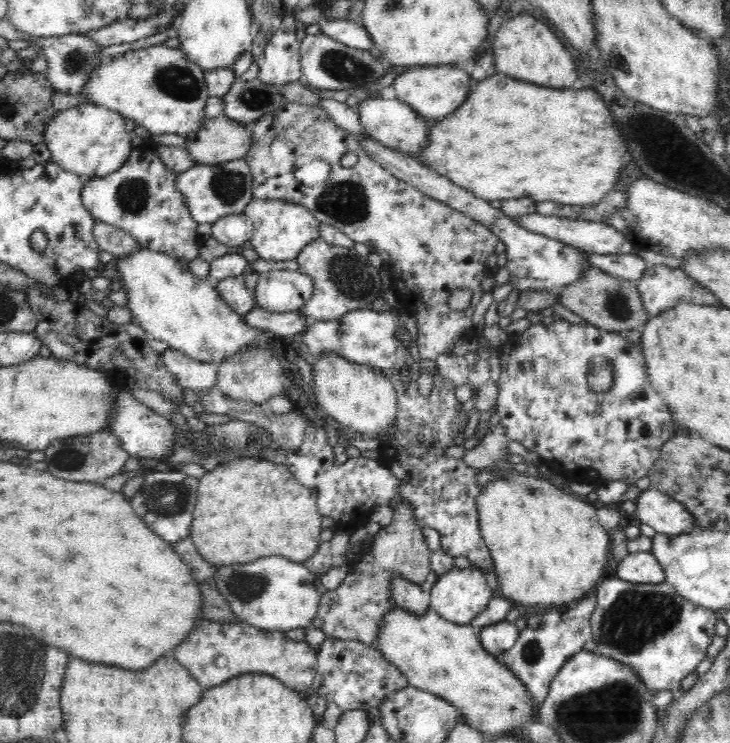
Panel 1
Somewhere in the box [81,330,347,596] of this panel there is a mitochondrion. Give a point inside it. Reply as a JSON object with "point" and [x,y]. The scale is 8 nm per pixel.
{"point":[169,498]}

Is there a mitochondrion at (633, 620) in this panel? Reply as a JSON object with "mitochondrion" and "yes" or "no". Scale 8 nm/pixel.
{"mitochondrion":"yes"}

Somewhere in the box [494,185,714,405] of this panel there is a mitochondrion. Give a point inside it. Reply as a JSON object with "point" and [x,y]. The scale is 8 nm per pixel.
{"point":[616,303]}

